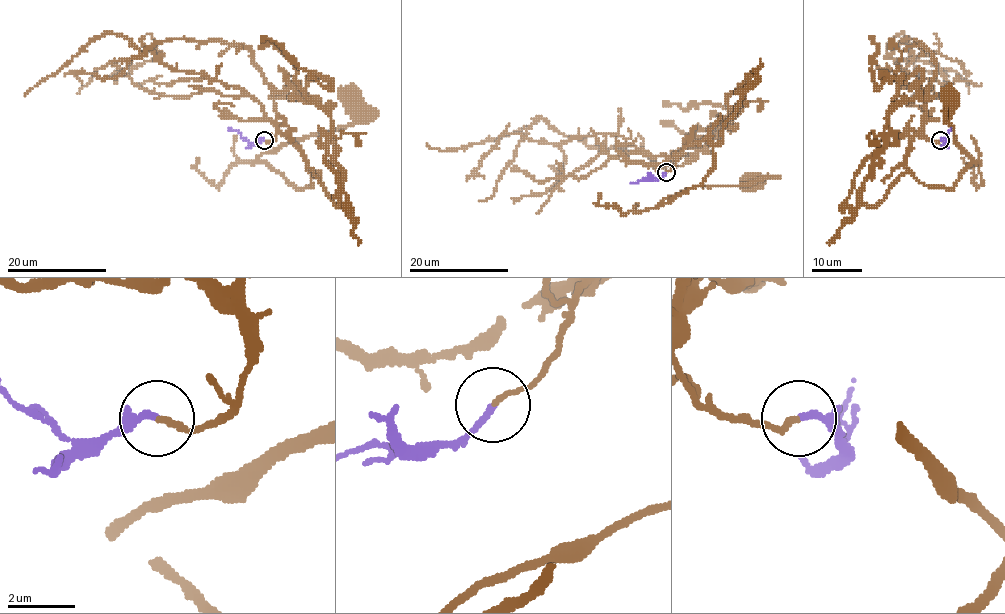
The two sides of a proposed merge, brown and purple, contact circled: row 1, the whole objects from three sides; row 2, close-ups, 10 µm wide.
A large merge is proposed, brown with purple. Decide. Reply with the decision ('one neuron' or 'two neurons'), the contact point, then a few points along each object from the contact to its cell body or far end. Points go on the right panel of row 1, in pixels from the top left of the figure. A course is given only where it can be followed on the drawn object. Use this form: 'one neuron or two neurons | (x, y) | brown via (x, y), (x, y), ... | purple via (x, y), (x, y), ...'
one neuron | (940, 140) | brown via (940, 140), (928, 140), (919, 131), (906, 167), (920, 182), (953, 188), (971, 160), (954, 142), (948, 99) | purple via (940, 140), (947, 143), (950, 128)

